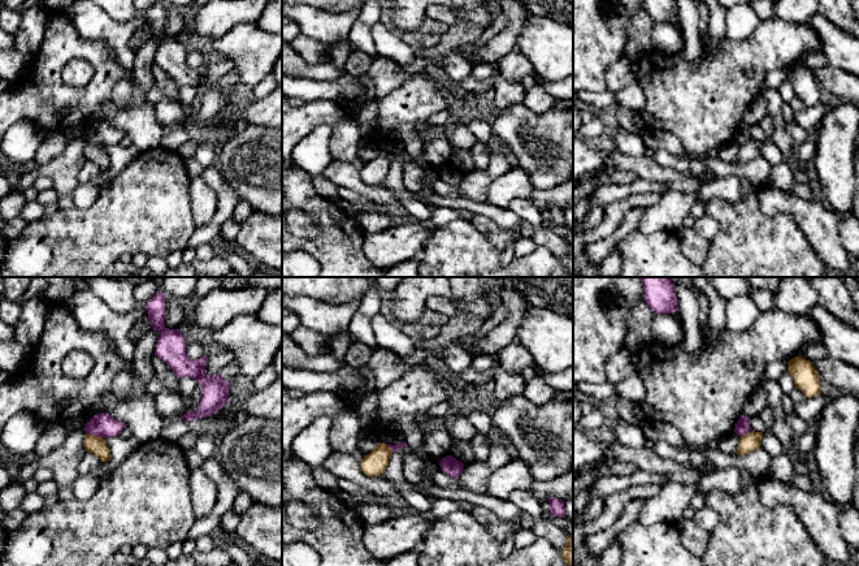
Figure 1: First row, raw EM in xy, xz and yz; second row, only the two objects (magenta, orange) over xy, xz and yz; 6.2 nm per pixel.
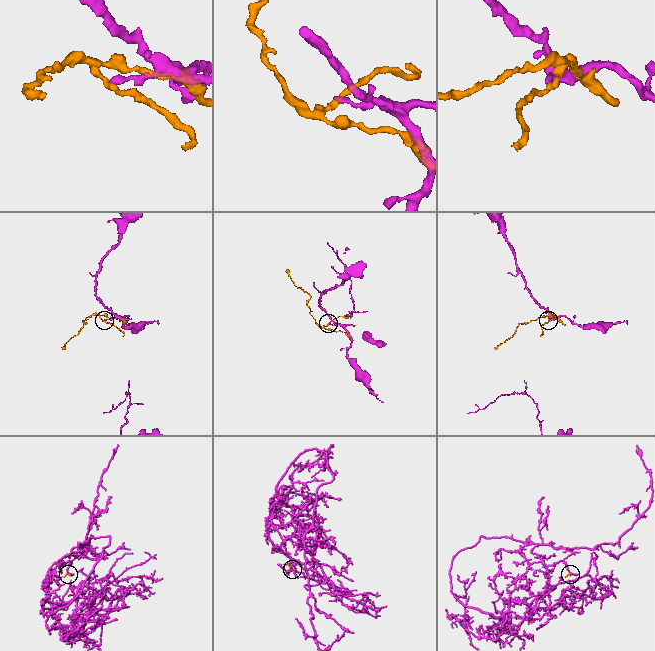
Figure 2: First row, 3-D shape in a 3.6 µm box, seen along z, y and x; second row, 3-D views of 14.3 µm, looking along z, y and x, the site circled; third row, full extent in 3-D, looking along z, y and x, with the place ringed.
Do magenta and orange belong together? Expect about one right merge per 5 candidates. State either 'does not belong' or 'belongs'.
does not belong

